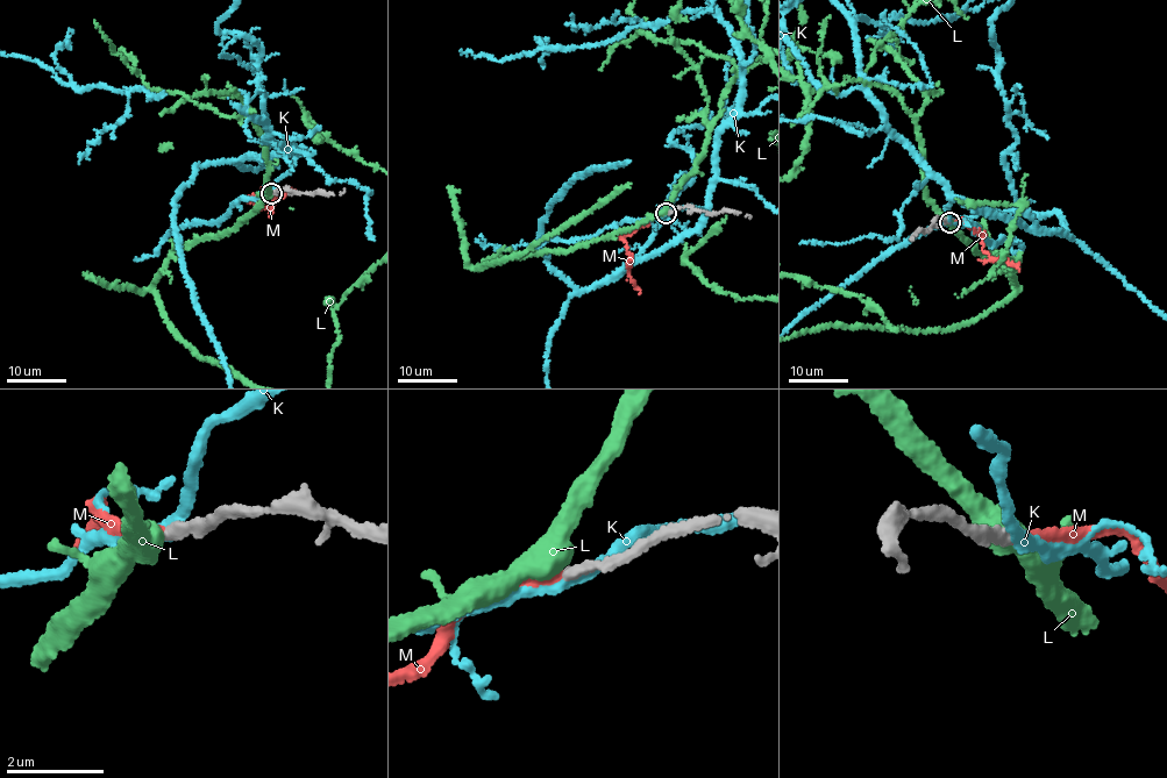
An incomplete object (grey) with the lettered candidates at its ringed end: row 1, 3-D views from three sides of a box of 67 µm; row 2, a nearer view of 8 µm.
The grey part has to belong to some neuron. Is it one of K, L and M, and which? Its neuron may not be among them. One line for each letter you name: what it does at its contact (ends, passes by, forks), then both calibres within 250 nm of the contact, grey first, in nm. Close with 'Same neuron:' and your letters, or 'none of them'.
M: It ends there. Thickness 200 nm (grey) against 200 nm
Same neuron: M

